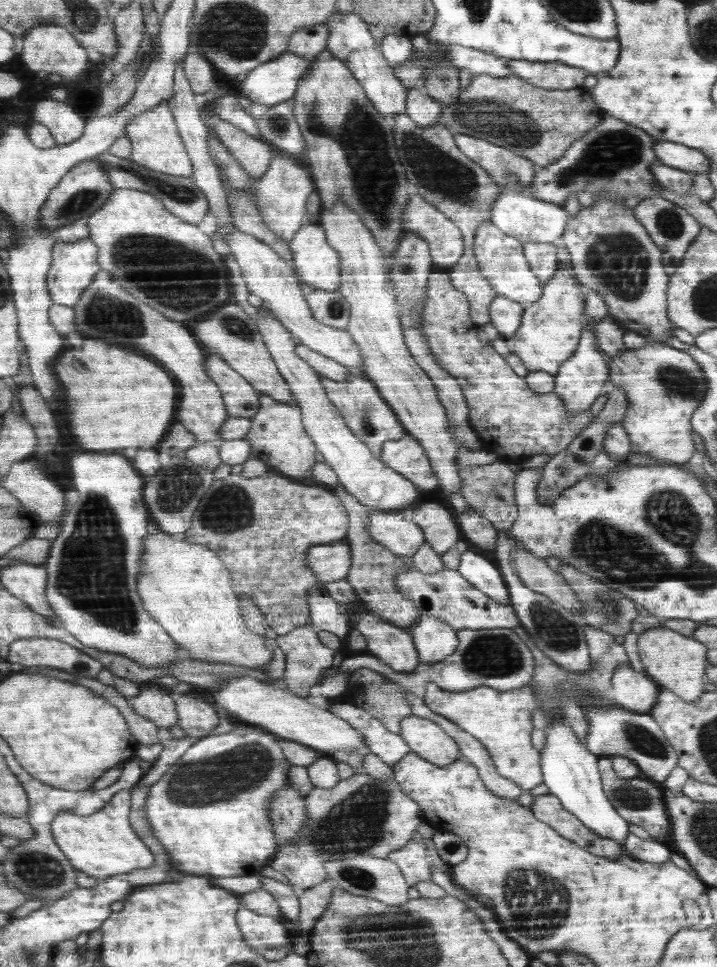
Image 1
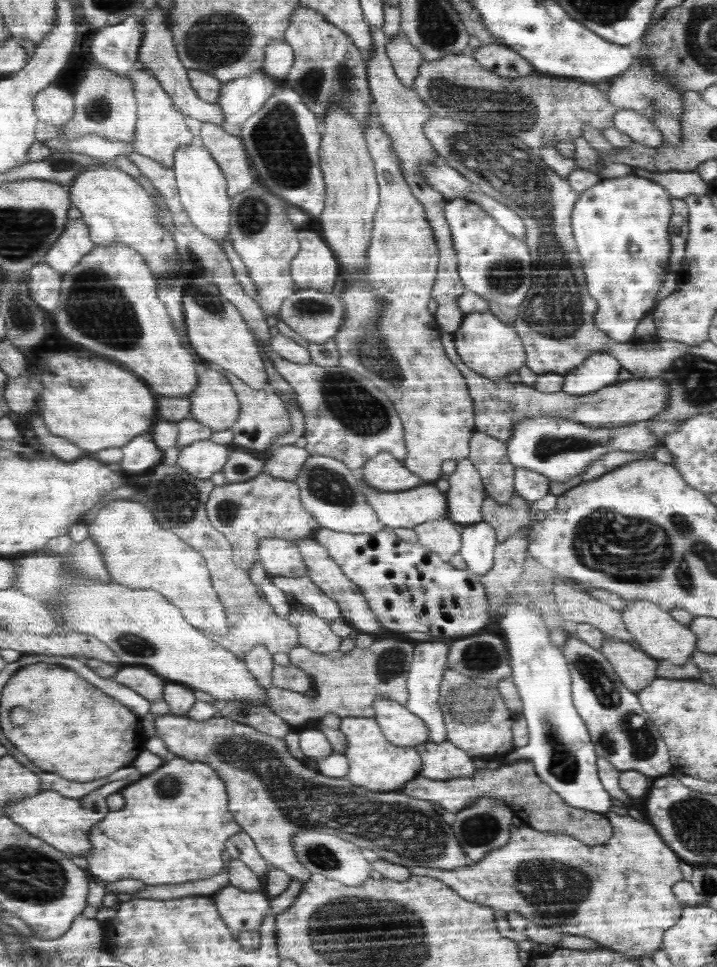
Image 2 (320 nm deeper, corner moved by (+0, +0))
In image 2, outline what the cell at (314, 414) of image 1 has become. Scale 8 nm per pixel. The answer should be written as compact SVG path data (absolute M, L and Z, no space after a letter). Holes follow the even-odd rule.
M359 478L362 490L366 493L367 502L378 513L380 521L390 529L395 528L413 528L416 525L422 525L424 522L444 519L446 516L446 497L445 492L440 492L434 488L434 483L427 483L404 491L384 492L376 490Z

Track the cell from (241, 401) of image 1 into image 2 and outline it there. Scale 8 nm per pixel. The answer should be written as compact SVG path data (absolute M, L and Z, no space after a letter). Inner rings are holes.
M208 368L201 374L198 390L191 394L192 418L211 426L216 432L233 429L241 413L240 398L234 383L227 377L227 374L228 371L226 370L220 373Z

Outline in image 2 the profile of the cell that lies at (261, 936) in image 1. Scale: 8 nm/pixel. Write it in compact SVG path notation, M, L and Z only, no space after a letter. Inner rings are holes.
M232 884L214 894L219 911L232 930L260 931L268 910L268 898L264 892L245 891Z

